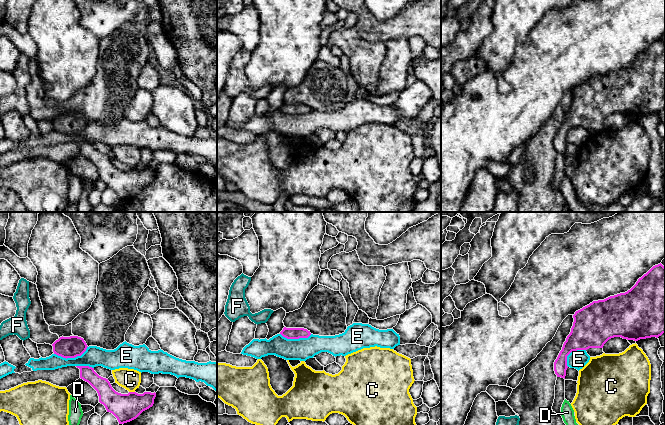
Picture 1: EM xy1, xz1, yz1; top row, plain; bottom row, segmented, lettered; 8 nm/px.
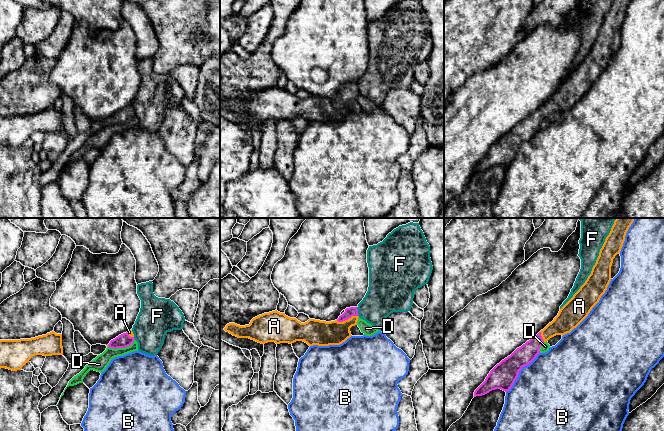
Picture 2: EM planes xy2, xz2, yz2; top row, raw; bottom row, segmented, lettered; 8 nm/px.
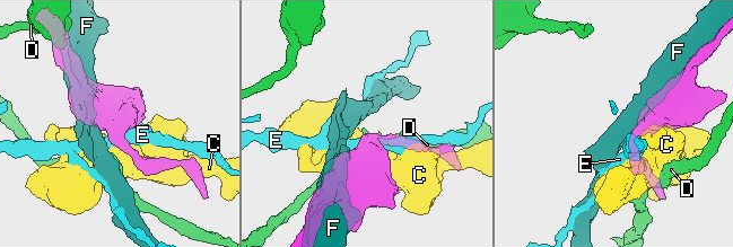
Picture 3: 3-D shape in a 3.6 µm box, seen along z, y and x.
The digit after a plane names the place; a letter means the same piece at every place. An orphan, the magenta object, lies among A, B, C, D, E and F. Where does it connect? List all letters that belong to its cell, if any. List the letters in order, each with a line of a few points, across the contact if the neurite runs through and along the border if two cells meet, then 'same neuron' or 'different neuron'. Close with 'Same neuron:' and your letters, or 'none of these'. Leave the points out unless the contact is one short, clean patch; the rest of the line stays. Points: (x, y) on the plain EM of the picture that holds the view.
A: line xz2 (352, 87), (346, 95), (332, 109), (321, 109); same neuron
B: line yz2 (539, 128), (519, 147), (514, 159), (506, 168); different neuron
C: different neuron
D: line xy2 (134, 115), (129, 121), (124, 123), (108, 123); different neuron
E: line xy1 (87, 122), (80, 131), (74, 133), (63, 134), (54, 130); different neuron
F: different neuron
Same neuron: A

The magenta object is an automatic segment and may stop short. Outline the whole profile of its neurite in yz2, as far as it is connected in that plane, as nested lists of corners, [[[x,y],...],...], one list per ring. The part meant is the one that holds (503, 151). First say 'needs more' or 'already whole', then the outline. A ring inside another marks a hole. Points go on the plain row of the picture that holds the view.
needs more; [[[613,0],[585,59],[560,85],[551,99],[490,147],[485,157],[475,166],[474,173],[495,165],[509,167],[519,147],[536,134],[544,118],[556,111],[570,109],[588,92],[607,66],[611,57],[613,35],[620,30],[630,2],[631,0]]]

